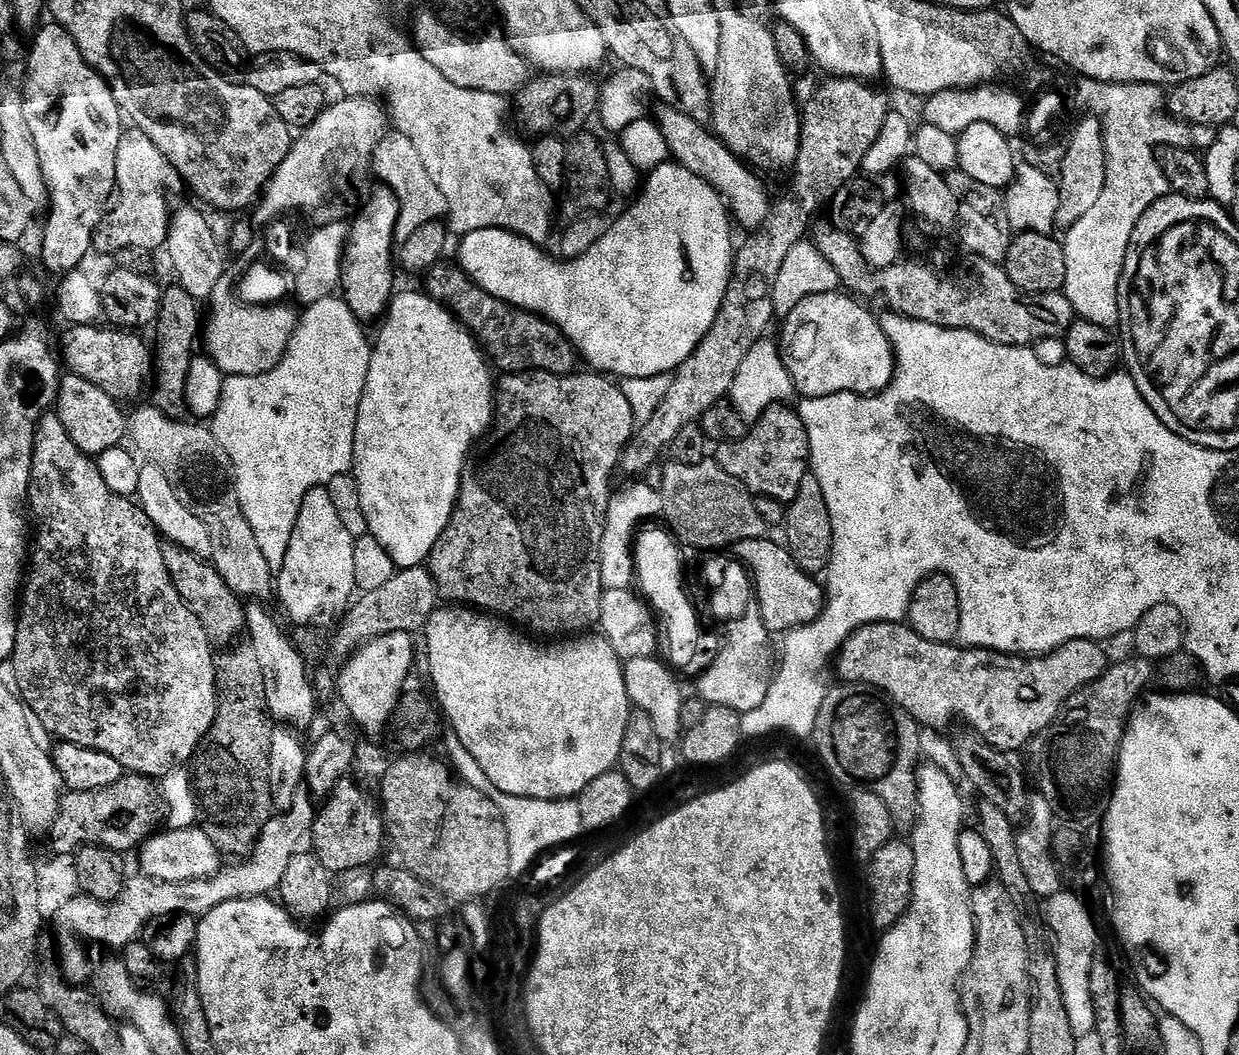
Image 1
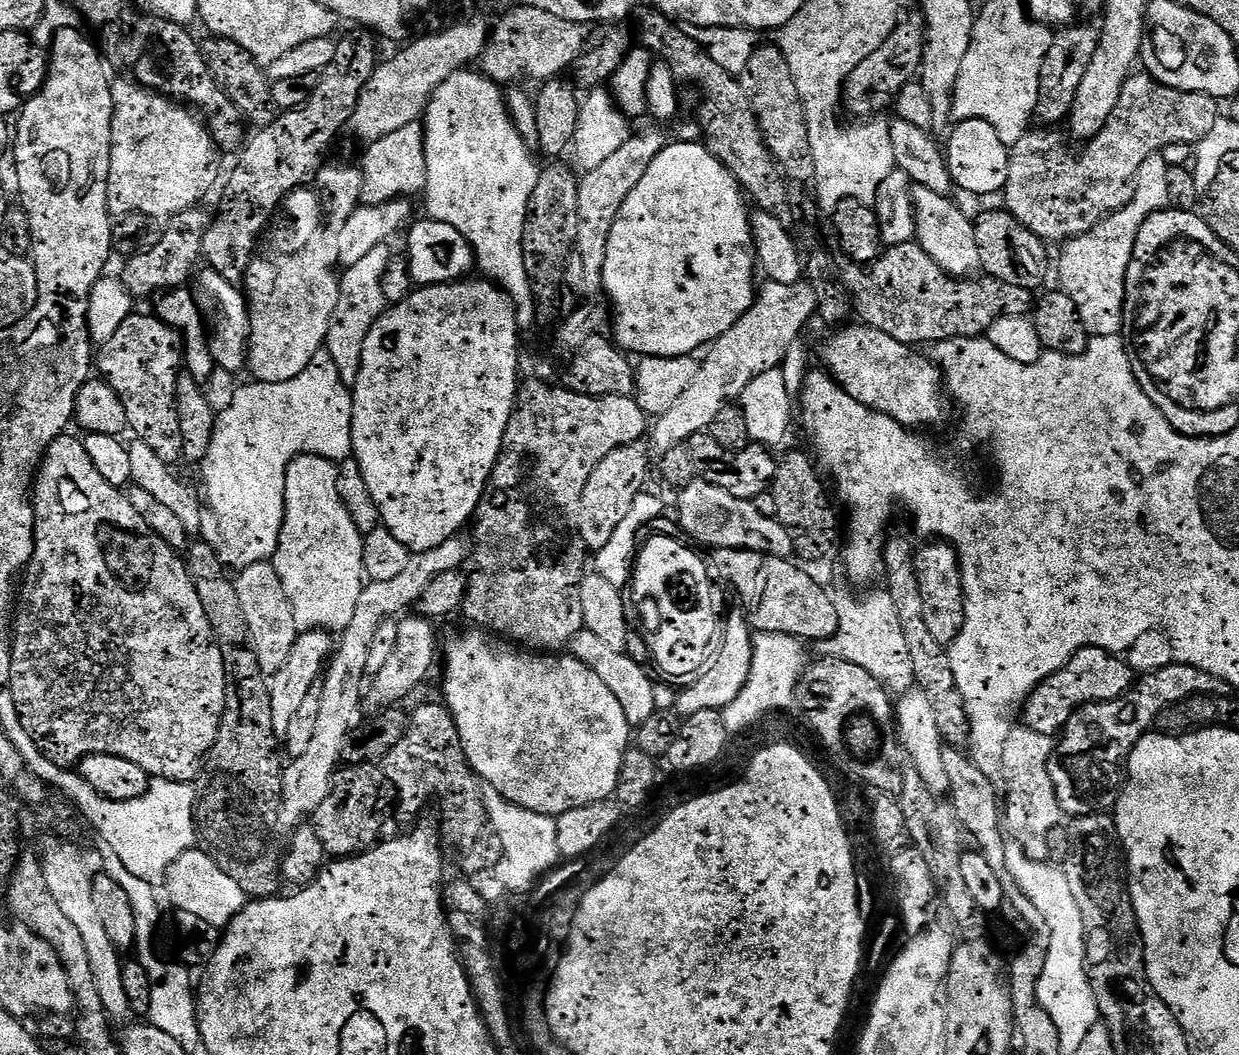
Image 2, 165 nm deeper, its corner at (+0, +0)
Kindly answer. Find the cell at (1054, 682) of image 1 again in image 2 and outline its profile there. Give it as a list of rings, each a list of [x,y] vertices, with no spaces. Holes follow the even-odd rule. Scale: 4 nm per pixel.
[[[1083,648],[1078,650],[1066,662],[1064,668],[1059,668],[1054,674],[1047,676],[1039,686],[1028,695],[1028,699],[1022,705],[1022,713],[1024,712],[1023,727],[1028,728],[1031,732],[1037,732],[1043,736],[1055,737],[1057,733],[1063,729],[1066,721],[1076,713],[1077,708],[1081,708],[1084,704],[1097,704],[1098,702],[1106,702],[1107,700],[1117,700],[1123,696],[1134,683],[1134,673],[1128,667],[1127,659],[1121,658],[1119,655],[1107,652],[1101,648]]]

